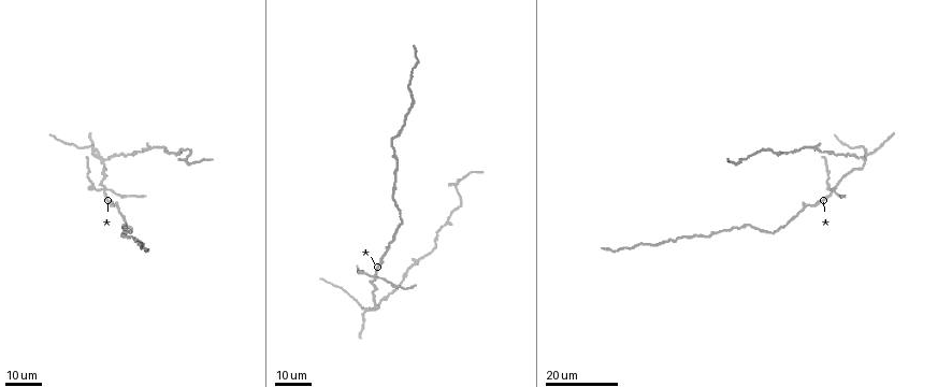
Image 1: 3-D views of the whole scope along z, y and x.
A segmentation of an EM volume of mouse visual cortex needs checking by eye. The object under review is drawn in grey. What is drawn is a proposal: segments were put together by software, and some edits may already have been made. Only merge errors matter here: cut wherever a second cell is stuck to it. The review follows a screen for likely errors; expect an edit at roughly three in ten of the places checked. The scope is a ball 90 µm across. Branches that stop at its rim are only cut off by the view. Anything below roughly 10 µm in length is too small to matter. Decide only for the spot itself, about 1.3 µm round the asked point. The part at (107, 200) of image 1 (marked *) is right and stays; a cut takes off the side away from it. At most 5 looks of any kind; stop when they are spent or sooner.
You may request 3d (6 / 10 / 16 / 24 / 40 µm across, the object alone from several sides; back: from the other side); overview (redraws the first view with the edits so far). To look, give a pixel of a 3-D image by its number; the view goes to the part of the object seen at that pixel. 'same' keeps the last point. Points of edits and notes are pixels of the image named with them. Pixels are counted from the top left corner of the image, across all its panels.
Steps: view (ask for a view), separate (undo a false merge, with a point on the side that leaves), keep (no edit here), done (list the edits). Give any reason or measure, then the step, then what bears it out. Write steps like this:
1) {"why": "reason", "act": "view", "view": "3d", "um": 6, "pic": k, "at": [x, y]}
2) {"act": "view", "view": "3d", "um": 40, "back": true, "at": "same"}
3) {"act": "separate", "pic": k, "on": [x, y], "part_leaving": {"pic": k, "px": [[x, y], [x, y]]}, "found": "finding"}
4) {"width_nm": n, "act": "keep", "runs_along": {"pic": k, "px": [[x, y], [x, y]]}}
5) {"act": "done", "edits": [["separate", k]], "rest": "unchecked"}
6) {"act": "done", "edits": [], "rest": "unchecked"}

{"why": "four-way junction", "act": "view", "view": "3d", "um": 16, "pic": 1, "at": [104, 188]}

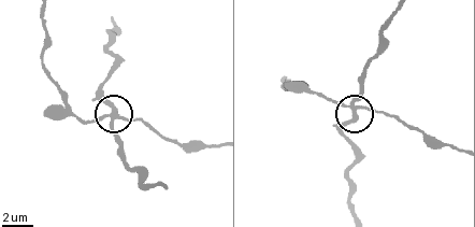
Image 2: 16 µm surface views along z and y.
{"why": "zoom in", "act": "view", "view": "3d", "um": 10, "pic": 2, "at": [348, 107]}

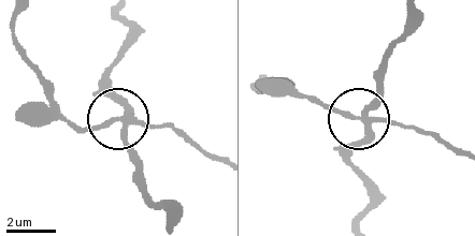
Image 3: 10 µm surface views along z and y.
{"side_arm_um": 14, "act": "separate", "pic": 3, "on": [92, 127], "part_leaving": {"pic": 3, "px": [[126, 119], [98, 124], [67, 119], [17, 39]]}, "found": "a second cell is stuck on"}

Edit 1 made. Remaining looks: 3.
{"act": "view", "view": "3d", "um": 16, "pic": 1, "at": [95, 155]}

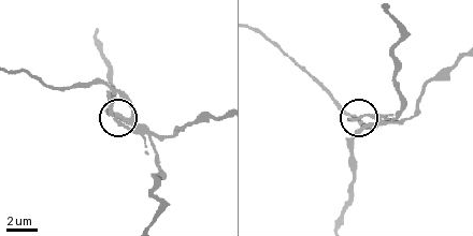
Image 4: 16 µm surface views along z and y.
{"act": "view", "view": "3d", "um": 10, "pic": 4, "at": [123, 117]}

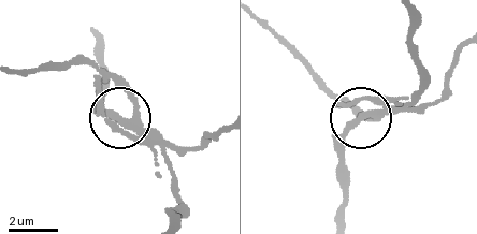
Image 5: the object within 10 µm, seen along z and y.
{"why": "from behind", "act": "view", "view": "3d", "um": 10, "back": true, "pic": 5, "at": [120, 119]}

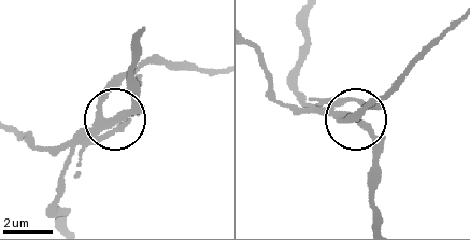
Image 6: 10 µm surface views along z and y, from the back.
{"act": "separate", "pic": 6, "on": [364, 102], "part_leaving": {"pic": 6, "px": [[330, 115], [347, 118], [359, 113], [458, 25]]}, "found": "a second cell is stuck on"}

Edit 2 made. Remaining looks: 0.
{"act": "done", "edits": [["separate", 3], ["separate", 6]], "rest": "unchecked"}

